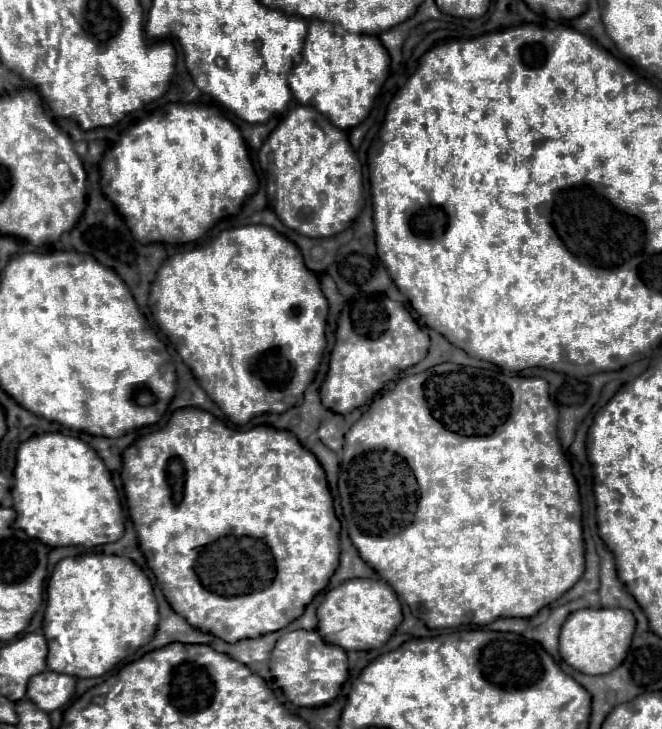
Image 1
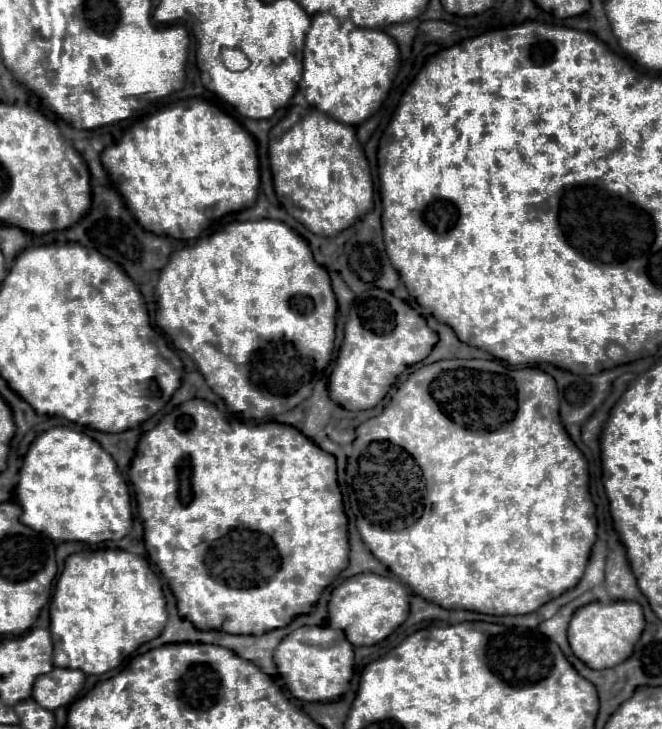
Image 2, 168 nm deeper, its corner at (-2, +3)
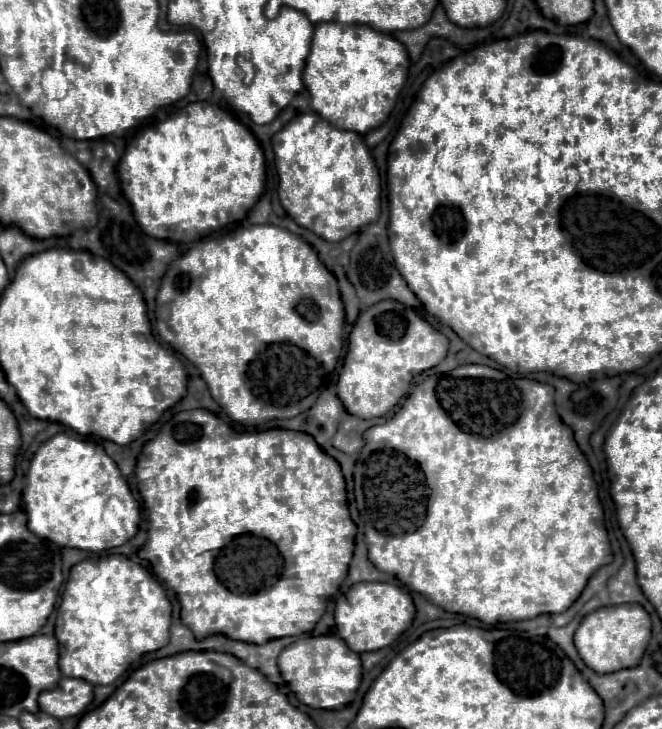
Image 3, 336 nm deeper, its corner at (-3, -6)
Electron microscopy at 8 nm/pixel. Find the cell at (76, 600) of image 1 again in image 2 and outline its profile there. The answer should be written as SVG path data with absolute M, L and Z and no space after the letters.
M99 549L93 553L73 553L65 559L61 581L55 583L55 593L49 605L51 637L55 645L55 667L79 669L87 675L101 675L123 663L139 645L161 635L167 611L161 583L147 559L121 549Z

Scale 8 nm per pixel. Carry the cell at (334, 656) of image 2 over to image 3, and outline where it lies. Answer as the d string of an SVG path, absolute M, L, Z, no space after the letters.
M334 634L330 636L304 636L292 642L278 656L278 668L290 690L298 700L310 708L336 710L354 700L354 694L362 680L360 656L346 646L346 642Z

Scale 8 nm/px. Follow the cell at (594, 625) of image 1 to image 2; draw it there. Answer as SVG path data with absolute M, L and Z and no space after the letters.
M615 601L615 603L589 603L575 611L573 619L569 621L567 637L573 653L591 669L607 669L623 663L631 651L637 639L641 637L641 631L645 627L643 609L639 603L633 601Z

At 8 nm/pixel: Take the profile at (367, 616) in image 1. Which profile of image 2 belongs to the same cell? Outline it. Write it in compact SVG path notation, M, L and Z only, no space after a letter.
M361 573L349 577L341 585L331 591L329 599L329 625L333 629L343 629L347 639L357 645L377 645L385 637L389 637L409 613L409 593L403 583L397 579L381 577L375 573Z

